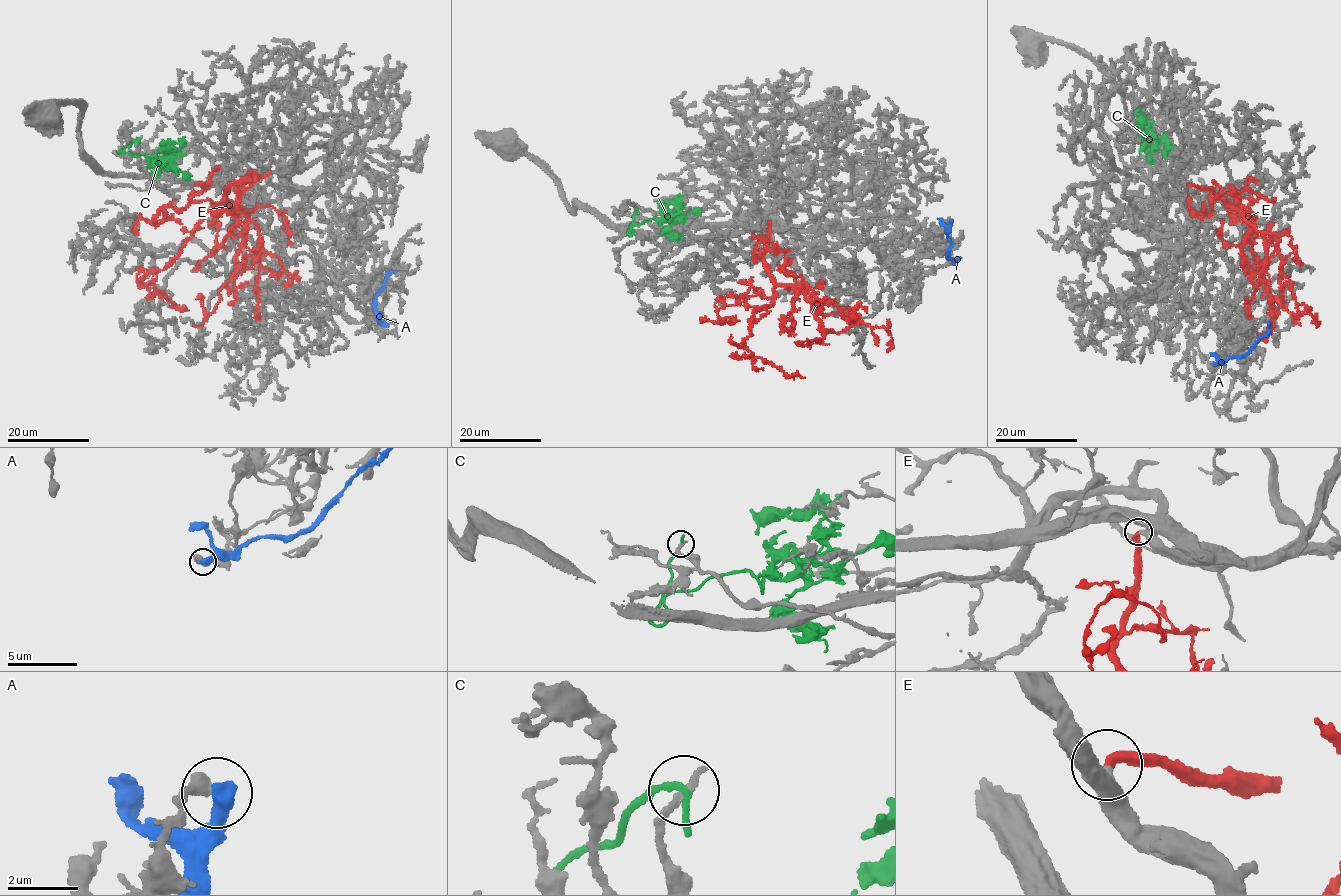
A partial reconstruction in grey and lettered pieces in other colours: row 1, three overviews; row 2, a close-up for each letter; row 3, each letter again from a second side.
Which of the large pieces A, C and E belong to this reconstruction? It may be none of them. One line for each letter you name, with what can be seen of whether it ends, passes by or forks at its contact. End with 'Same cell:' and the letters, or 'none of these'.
E: it ends
Same cell: E

